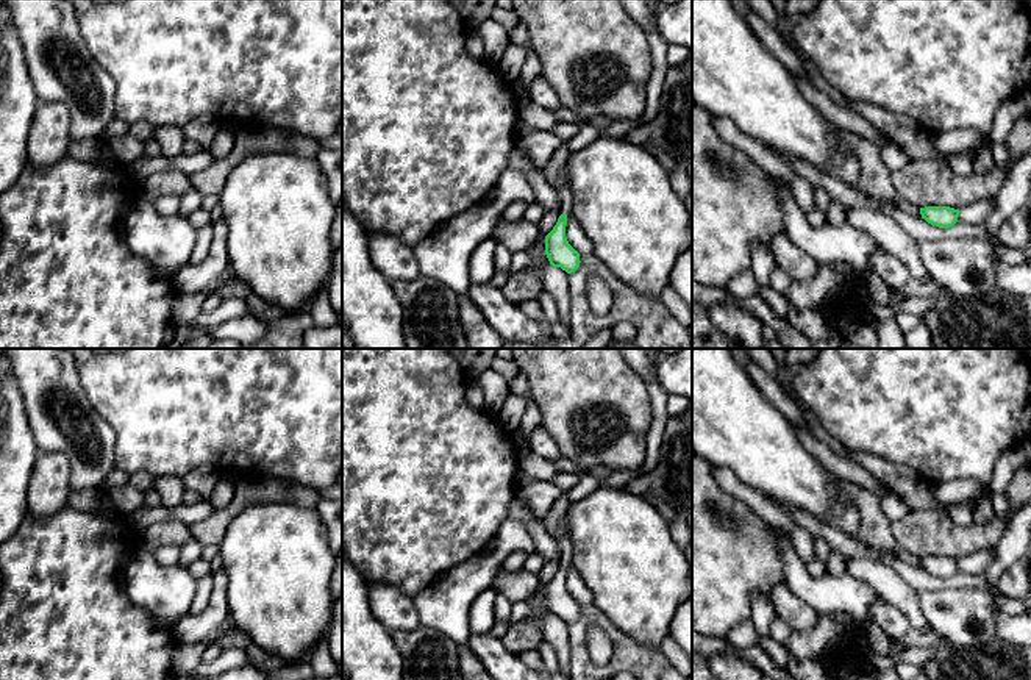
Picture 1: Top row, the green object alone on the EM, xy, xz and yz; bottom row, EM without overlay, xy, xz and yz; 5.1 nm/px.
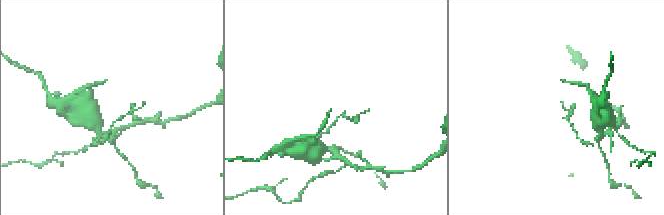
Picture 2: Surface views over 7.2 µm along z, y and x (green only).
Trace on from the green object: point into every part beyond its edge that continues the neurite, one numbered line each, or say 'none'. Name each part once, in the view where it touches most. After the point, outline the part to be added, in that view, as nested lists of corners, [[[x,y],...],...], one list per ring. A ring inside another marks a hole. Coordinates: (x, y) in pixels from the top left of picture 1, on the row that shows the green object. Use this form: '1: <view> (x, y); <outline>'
1: xz (566, 197); [[[565,166],[565,169],[567,169],[567,166]],[[567,169],[567,184],[565,184],[559,200],[561,200],[561,214],[565,214],[567,220],[569,220],[569,217],[572,216],[572,206],[573,206],[569,169]]]

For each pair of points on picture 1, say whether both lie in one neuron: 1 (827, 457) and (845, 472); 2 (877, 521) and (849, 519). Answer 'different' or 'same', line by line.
1: same
2: different

